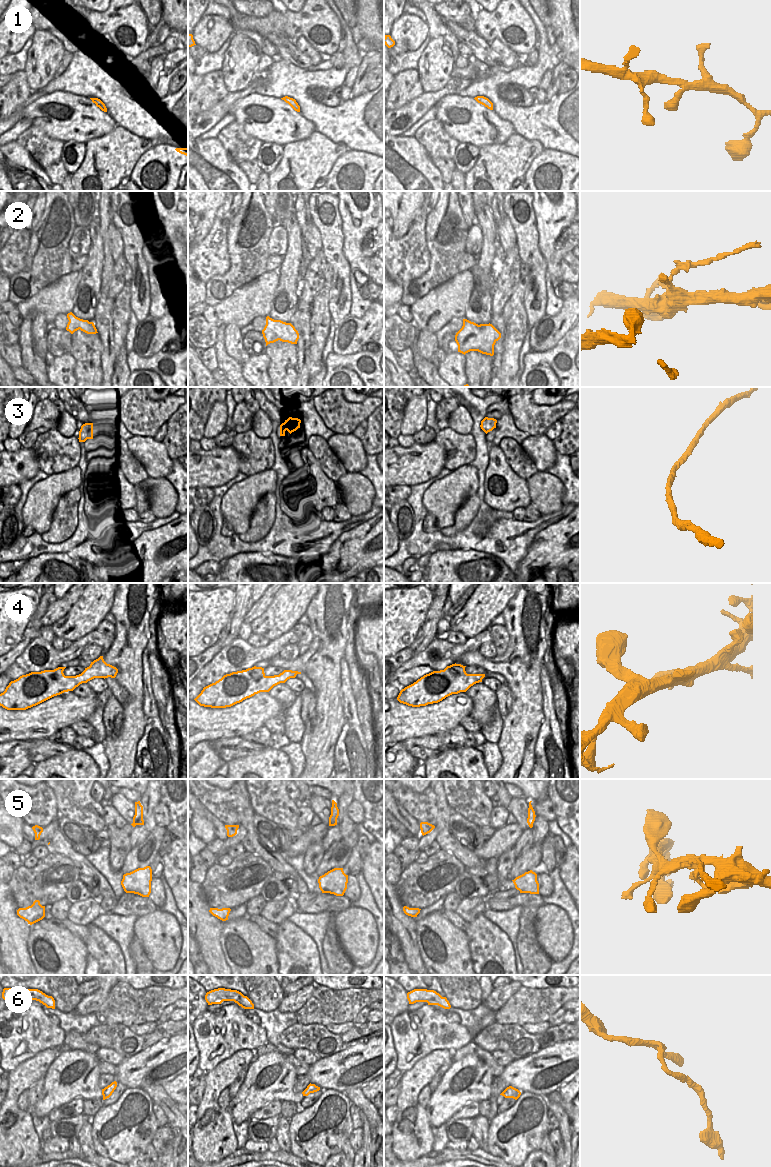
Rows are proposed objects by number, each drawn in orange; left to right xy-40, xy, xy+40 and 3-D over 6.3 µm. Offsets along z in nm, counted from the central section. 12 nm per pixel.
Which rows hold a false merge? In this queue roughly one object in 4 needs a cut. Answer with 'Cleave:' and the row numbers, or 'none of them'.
Cleave: 2

